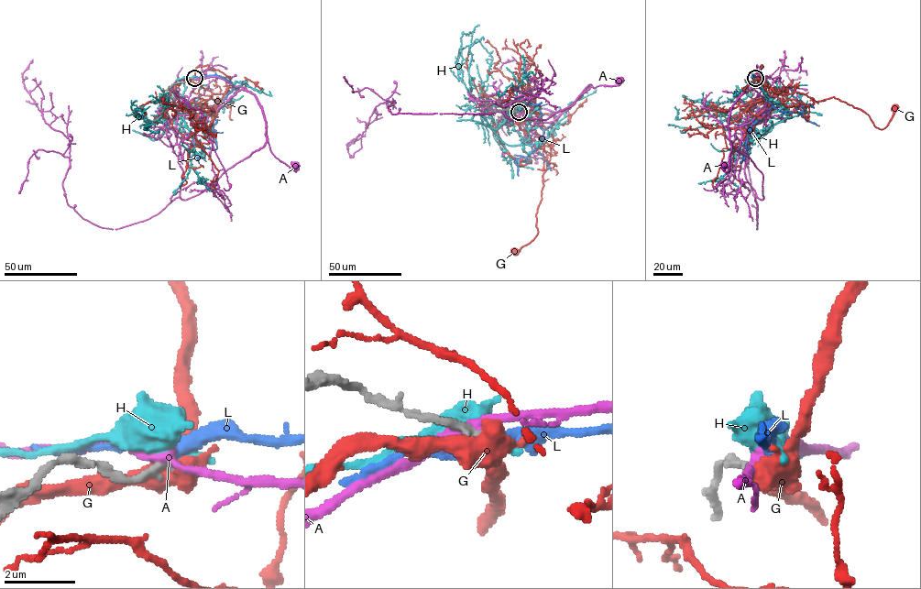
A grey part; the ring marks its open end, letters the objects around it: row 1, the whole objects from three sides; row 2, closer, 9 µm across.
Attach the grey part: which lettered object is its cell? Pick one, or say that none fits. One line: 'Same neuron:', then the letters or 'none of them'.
Same neuron: L

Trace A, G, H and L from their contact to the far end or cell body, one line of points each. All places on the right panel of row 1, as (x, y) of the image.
A: (755, 78), (751, 77), (754, 87), (745, 91), (731, 107), (728, 122), (731, 149), (728, 171), (723, 164)
G: (755, 78), (762, 65), (756, 74), (776, 92), (834, 97), (880, 128), (895, 108)
H: (755, 78), (785, 107), (757, 139), (772, 127), (756, 135), (731, 115), (677, 119), (675, 106)
L: (755, 78), (751, 75), (759, 82), (772, 107), (751, 125), (747, 133), (748, 149), (740, 163)

